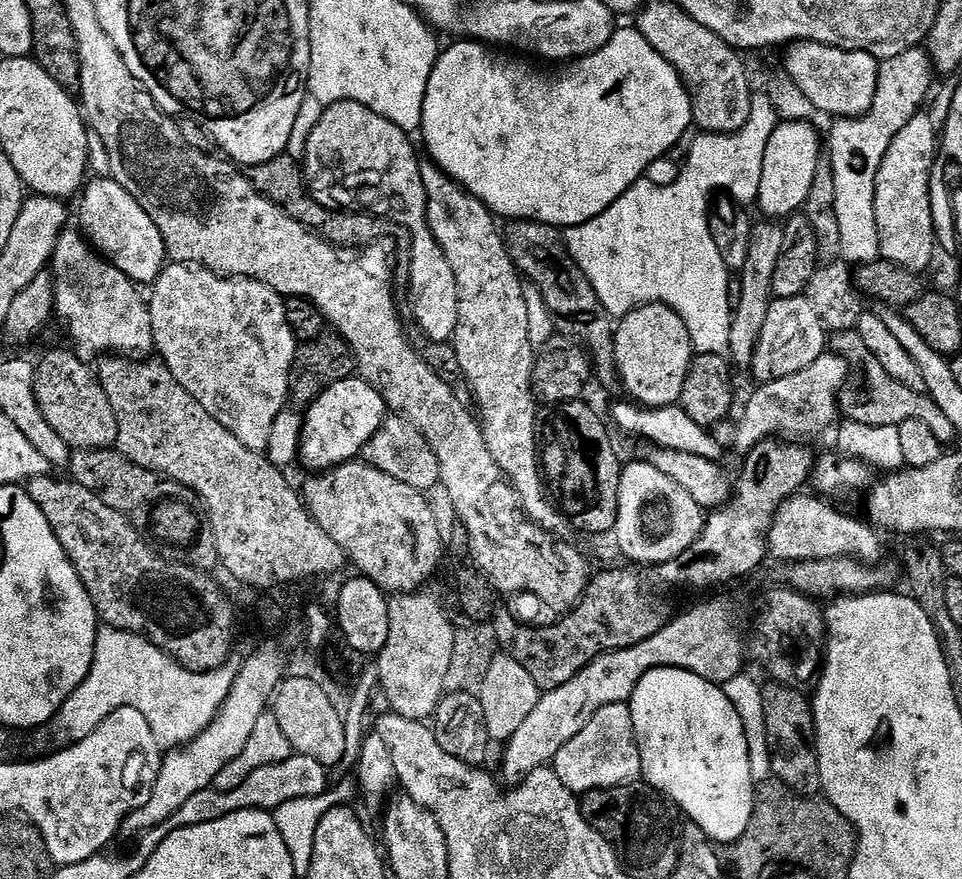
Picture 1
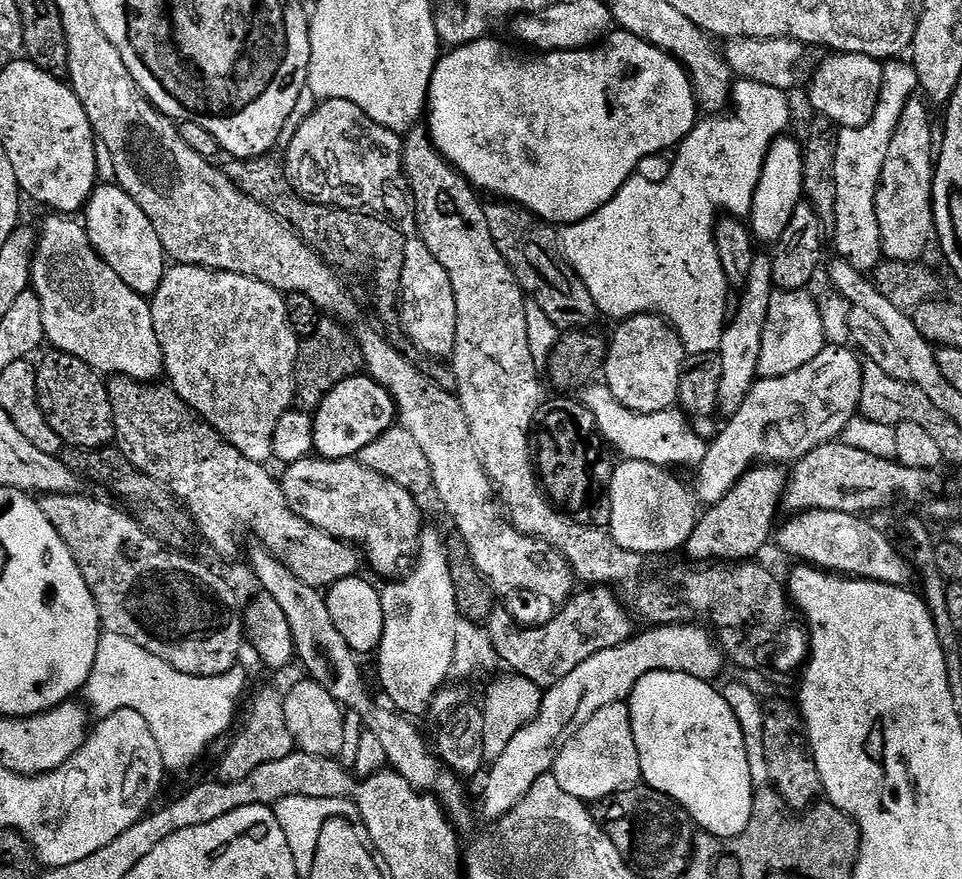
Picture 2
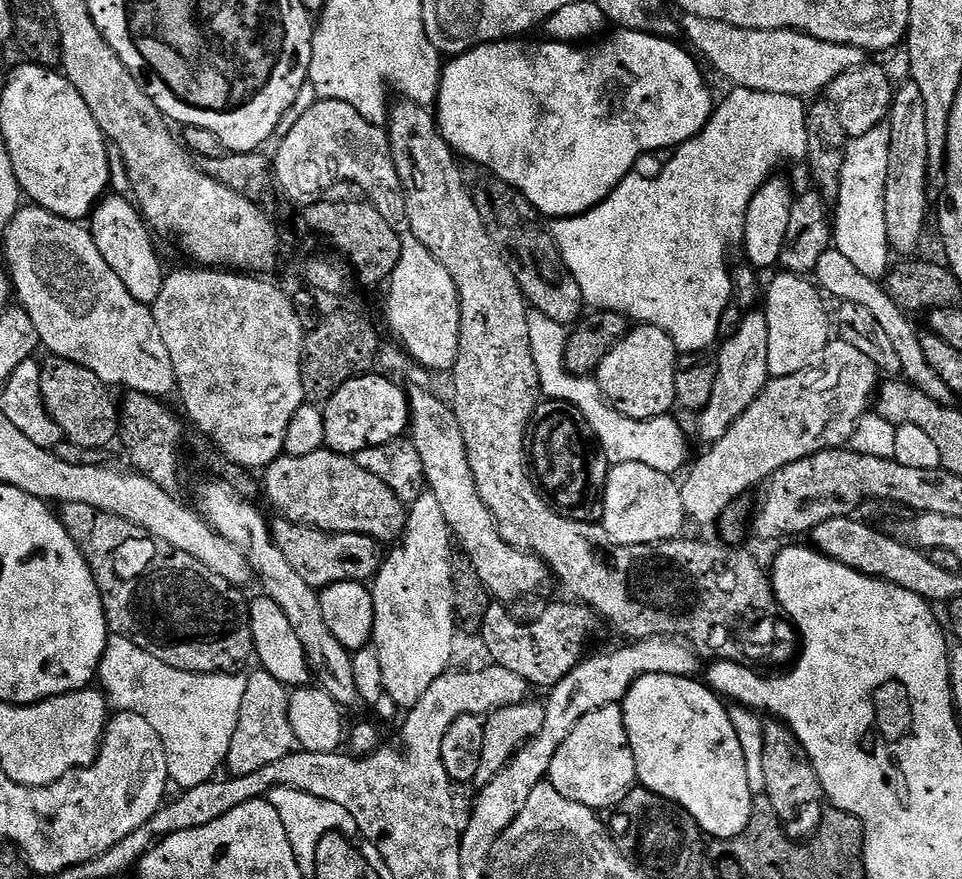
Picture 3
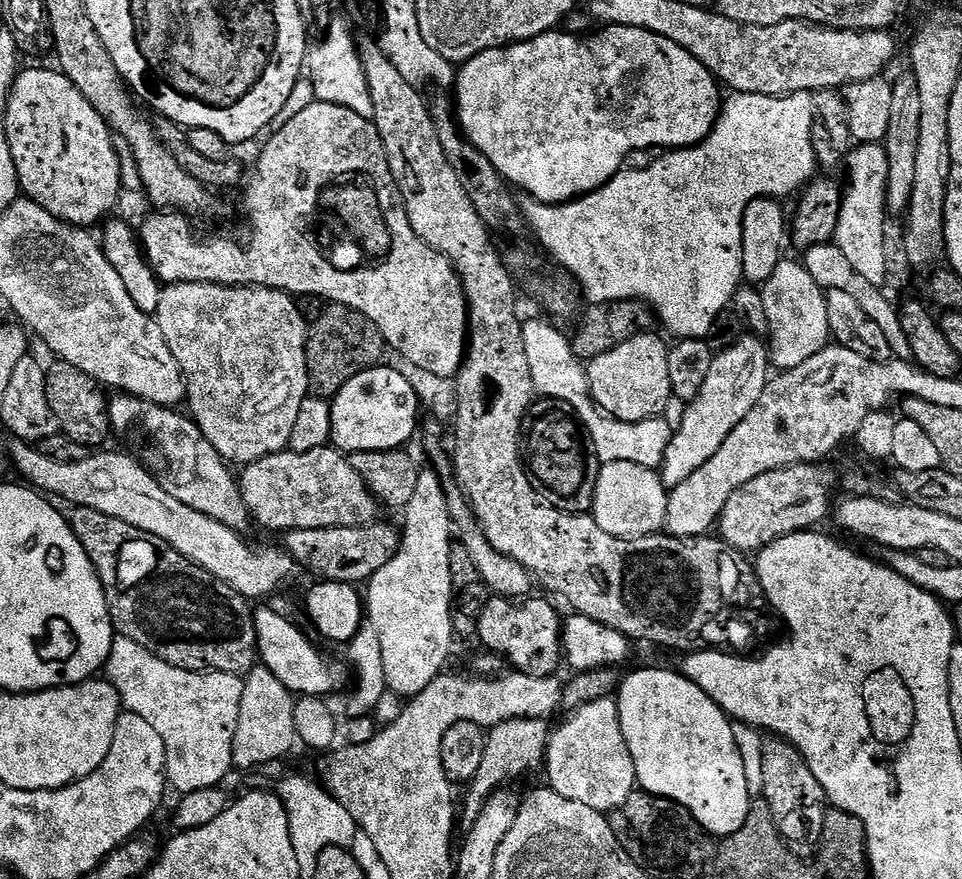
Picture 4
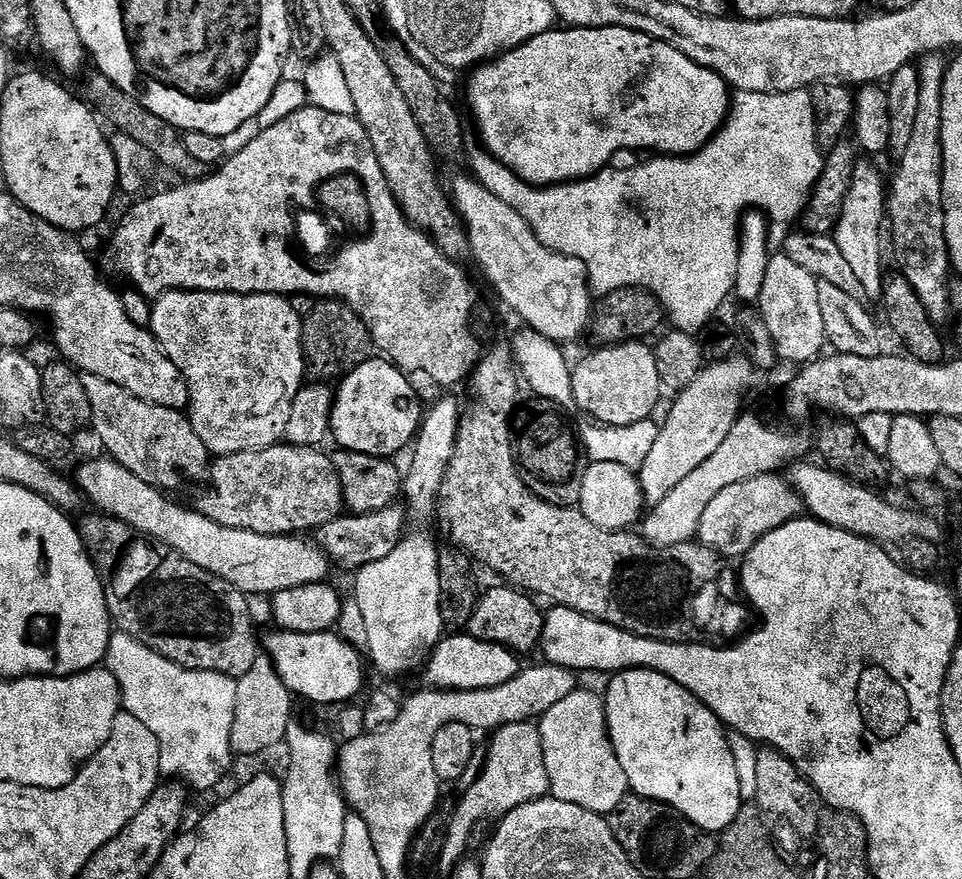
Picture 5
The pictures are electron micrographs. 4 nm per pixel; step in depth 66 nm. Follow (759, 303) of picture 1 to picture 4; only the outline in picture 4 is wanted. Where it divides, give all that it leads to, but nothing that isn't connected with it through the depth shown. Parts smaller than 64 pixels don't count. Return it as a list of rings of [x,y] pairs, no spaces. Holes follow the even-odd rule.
[[[744,334],[725,352],[717,351],[712,358],[710,374],[706,374],[706,382],[698,394],[685,408],[684,417],[672,433],[672,441],[664,455],[662,479],[669,489],[678,487],[694,470],[706,466],[714,454],[730,438],[734,426],[754,410],[758,398],[762,398],[762,390],[766,390],[770,379],[770,348],[759,335]]]

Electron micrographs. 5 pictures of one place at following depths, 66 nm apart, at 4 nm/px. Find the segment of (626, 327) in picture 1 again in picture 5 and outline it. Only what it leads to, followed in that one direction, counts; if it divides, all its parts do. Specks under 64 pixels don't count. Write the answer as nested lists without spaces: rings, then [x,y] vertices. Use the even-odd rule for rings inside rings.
[[[630,340],[626,344],[600,346],[597,352],[590,353],[580,365],[578,363],[575,365],[574,392],[575,395],[580,395],[585,410],[597,420],[595,422],[597,425],[629,428],[649,419],[653,415],[652,411],[655,410],[656,403],[660,400],[660,392],[662,393],[660,370],[653,345],[639,340]]]

